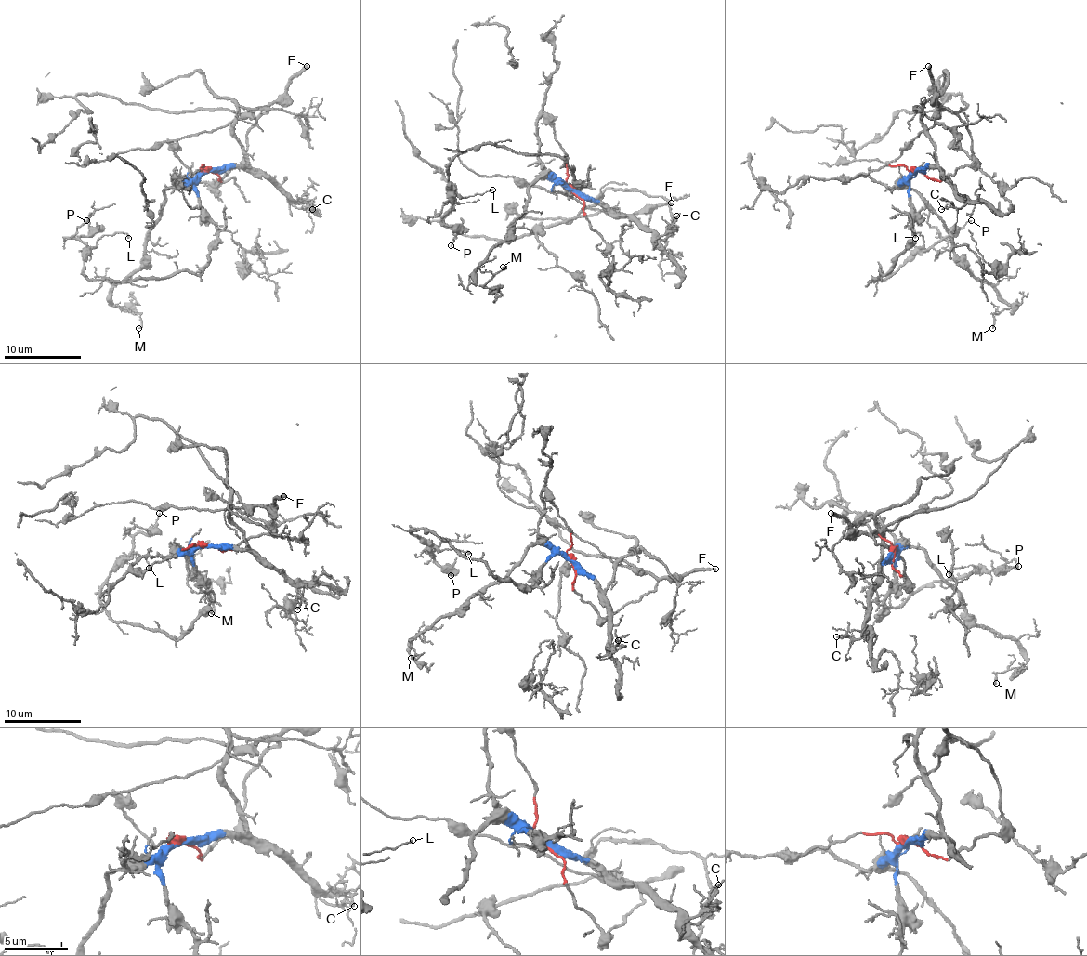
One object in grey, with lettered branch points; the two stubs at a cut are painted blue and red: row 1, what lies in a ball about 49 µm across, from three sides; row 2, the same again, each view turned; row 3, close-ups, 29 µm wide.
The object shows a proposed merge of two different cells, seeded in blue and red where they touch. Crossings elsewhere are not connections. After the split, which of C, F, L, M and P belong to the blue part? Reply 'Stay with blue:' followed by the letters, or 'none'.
Stay with blue: C, L, M, P

